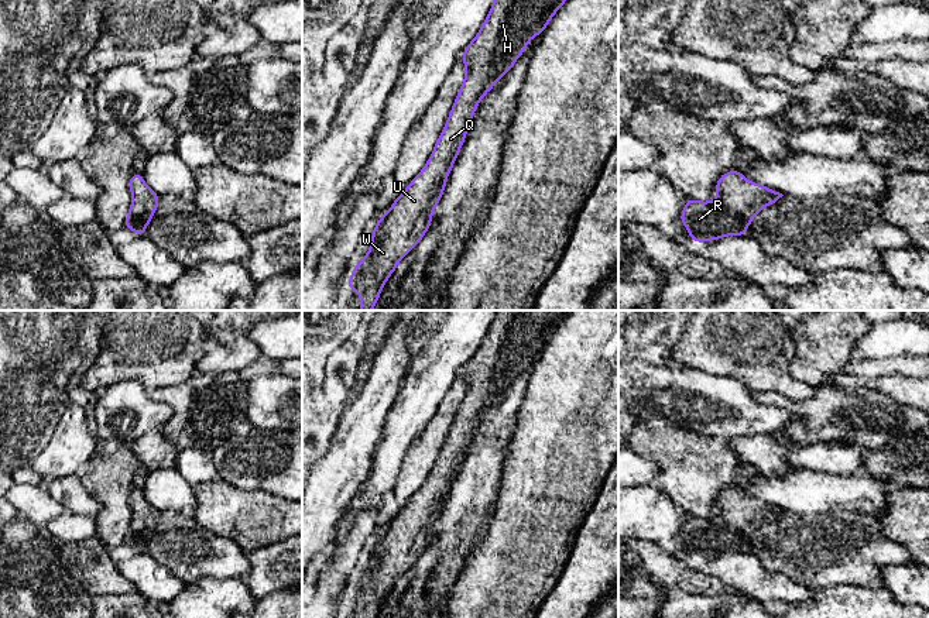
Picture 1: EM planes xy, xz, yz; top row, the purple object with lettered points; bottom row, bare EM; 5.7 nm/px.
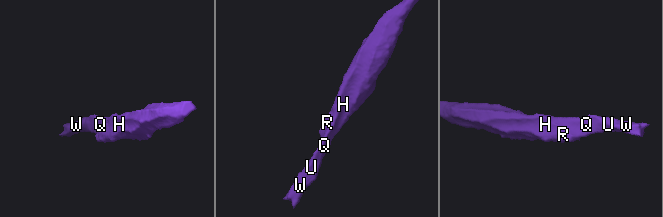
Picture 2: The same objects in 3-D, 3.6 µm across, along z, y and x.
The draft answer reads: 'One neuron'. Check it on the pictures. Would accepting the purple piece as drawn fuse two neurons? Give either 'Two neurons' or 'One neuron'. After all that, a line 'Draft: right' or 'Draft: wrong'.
One neuron
Draft: right

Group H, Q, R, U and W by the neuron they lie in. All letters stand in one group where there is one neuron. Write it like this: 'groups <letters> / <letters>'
groups H Q R U W

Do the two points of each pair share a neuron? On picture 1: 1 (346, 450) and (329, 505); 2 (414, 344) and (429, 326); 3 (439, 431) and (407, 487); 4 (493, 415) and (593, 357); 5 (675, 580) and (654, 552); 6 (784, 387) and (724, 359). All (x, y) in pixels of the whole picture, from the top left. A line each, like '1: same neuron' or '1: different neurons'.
1: same neuron
2: same neuron
3: same neuron
4: different neurons
5: same neuron
6: same neuron

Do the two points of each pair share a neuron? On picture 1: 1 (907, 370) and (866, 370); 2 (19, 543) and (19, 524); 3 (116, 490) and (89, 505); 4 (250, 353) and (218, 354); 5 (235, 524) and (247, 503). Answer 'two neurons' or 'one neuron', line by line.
1: one neuron
2: one neuron
3: two neurons
4: one neuron
5: one neuron

